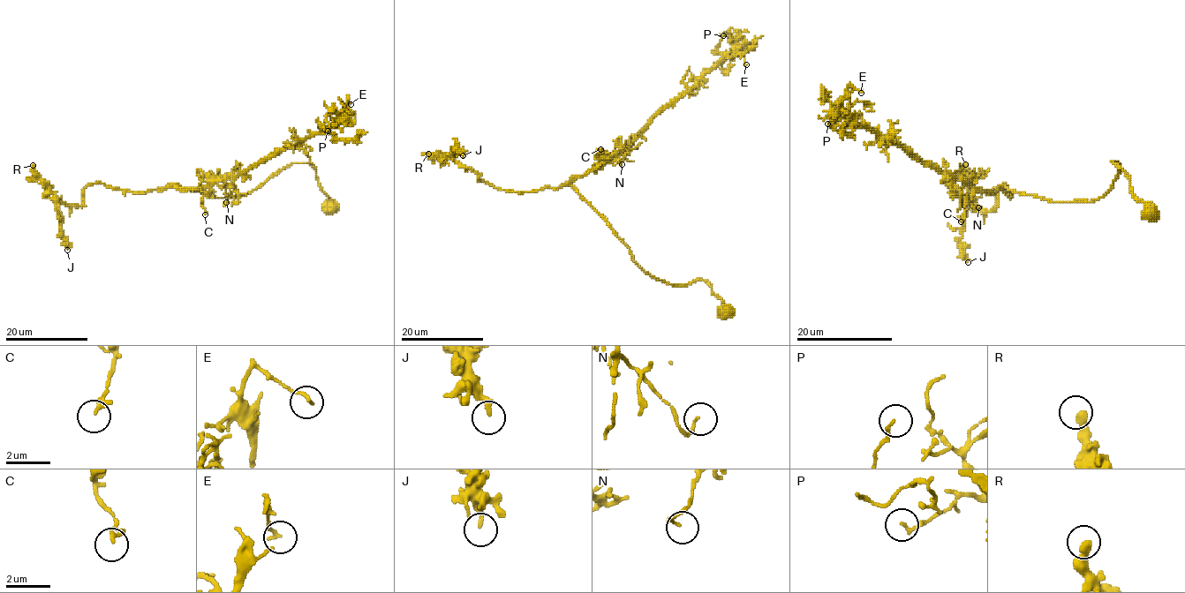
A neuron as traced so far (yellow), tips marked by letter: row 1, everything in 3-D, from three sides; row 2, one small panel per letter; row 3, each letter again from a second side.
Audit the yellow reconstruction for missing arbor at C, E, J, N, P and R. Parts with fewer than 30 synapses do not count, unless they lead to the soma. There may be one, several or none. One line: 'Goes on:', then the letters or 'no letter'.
Goes on: no letter

